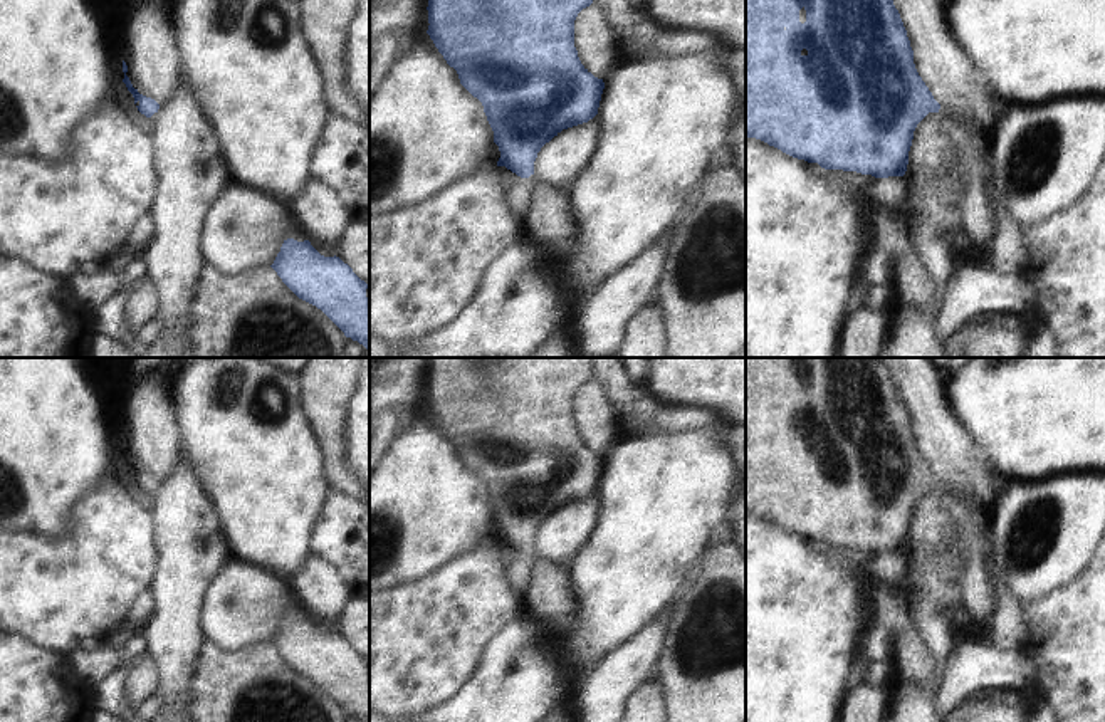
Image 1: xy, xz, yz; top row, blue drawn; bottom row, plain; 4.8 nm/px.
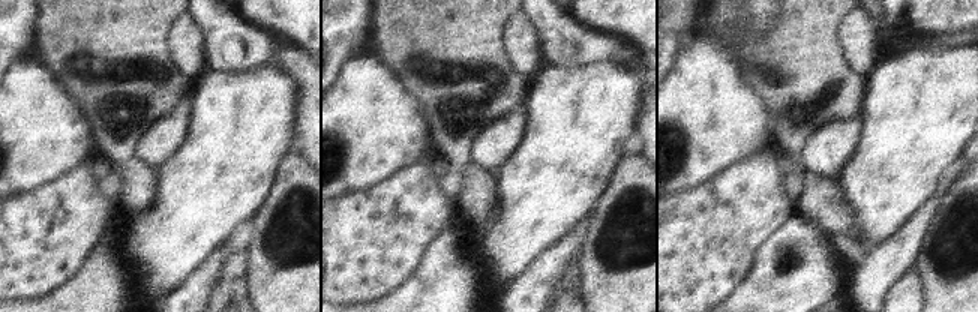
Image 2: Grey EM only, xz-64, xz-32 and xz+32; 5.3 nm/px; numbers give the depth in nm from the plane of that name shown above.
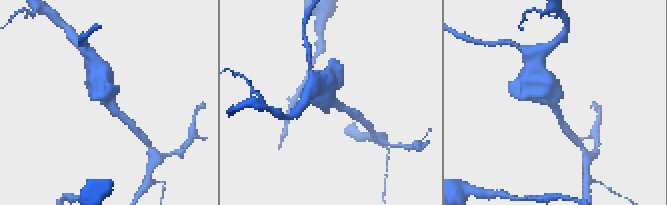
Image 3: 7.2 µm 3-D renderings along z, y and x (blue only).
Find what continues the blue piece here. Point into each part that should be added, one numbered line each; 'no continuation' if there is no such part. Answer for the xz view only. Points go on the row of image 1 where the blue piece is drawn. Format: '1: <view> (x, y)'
1: xz (519, 193)

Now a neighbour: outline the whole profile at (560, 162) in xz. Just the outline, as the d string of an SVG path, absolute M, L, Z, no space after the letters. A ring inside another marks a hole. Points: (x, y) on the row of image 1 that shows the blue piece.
M596 116L588 123L563 129L537 153L534 161L536 180L566 188L586 166L596 144Z

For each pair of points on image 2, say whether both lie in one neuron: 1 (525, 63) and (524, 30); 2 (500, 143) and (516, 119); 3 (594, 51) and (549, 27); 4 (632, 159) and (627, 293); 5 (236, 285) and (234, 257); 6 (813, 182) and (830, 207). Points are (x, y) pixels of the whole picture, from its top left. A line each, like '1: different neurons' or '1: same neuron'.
1: same neuron
2: same neuron
3: same neuron
4: same neuron
5: same neuron
6: same neuron

